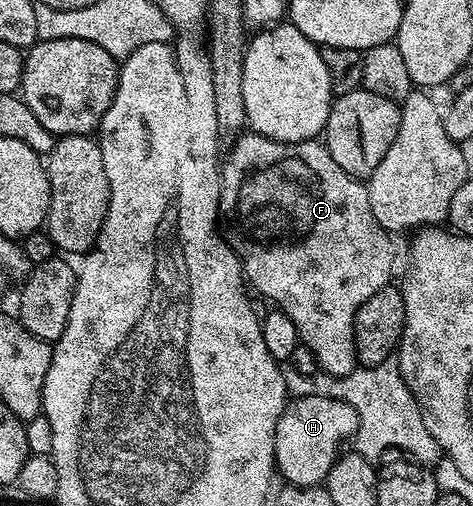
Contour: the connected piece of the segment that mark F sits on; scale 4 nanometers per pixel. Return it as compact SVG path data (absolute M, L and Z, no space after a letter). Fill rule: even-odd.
M246 131L231 145L234 146L230 149L230 158L227 161L225 158L221 162L220 169L226 175L242 173L242 182L238 185L238 210L234 213L234 229L238 232L238 238L233 238L232 244L244 266L244 276L247 282L253 288L255 285L264 296L271 297L275 301L273 304L285 312L288 319L292 319L292 323L298 328L299 342L310 348L312 355L316 355L318 368L323 374L326 372L330 379L348 375L352 370L359 368L356 347L354 346L354 316L356 311L368 299L372 299L372 295L376 295L376 291L380 291L380 287L391 284L390 272L394 269L394 245L390 242L392 237L372 213L367 182L348 175L348 171L344 171L344 167L340 167L340 163L336 163L336 159L332 159L332 155L327 151L325 144L318 139L284 143L283 141L270 141L258 133Z

